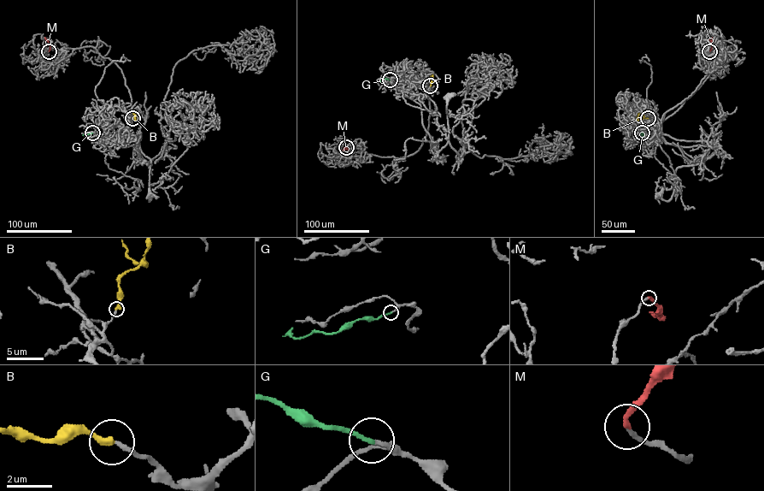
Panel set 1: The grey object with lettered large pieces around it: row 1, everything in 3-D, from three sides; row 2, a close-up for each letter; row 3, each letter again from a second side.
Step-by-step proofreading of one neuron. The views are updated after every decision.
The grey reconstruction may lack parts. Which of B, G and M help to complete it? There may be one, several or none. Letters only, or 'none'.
B, G

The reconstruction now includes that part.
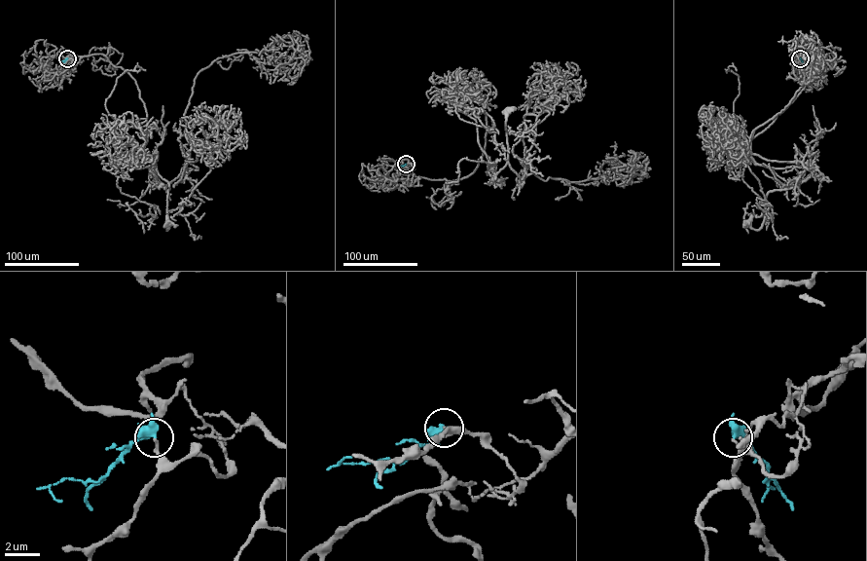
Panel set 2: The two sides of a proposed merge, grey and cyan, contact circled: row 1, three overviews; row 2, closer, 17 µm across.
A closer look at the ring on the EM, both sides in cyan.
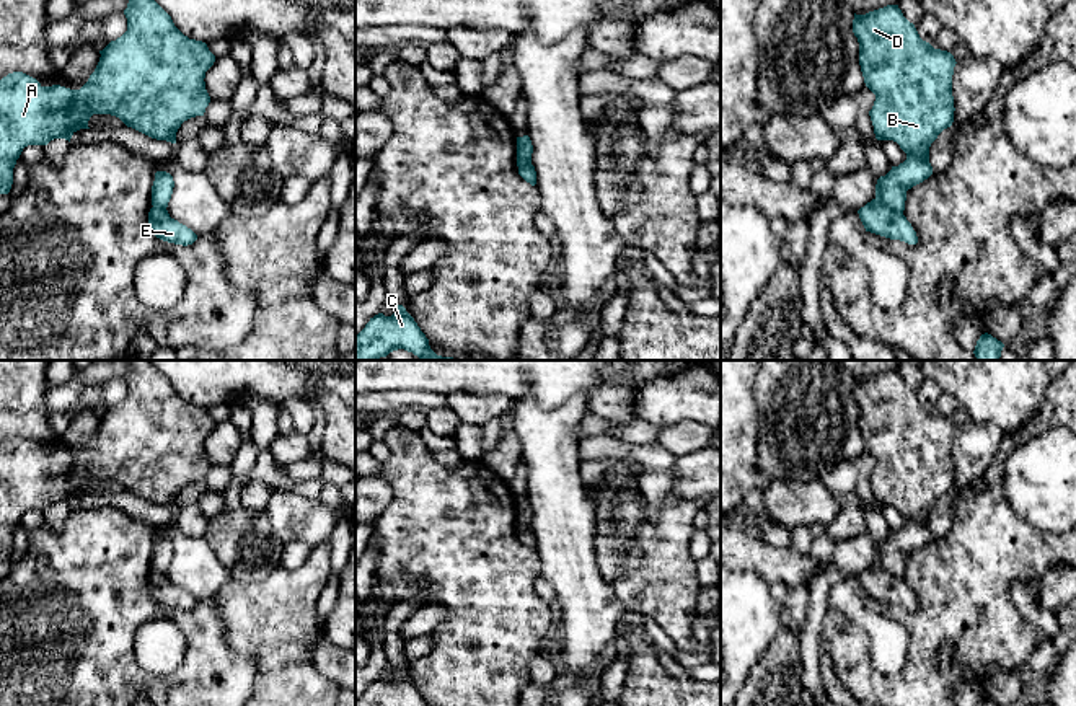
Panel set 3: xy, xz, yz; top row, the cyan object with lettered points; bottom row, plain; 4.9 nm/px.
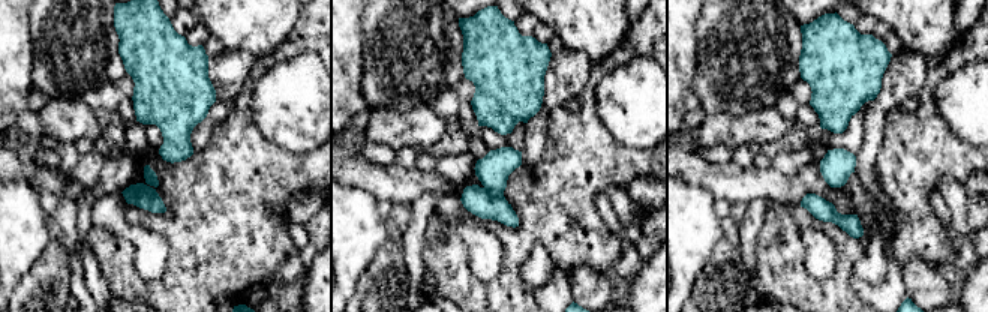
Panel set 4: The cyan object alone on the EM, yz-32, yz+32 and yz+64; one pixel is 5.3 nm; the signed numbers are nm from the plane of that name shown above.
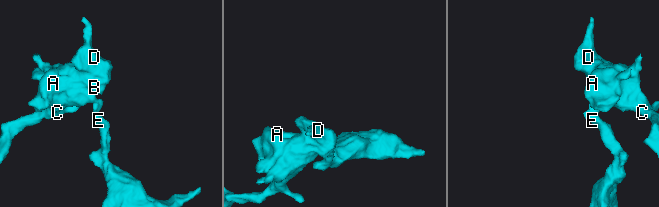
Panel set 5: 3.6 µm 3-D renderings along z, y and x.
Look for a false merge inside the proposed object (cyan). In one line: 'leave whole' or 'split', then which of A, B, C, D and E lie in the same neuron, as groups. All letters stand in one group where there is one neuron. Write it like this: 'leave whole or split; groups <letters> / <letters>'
split; groups A B C D / E

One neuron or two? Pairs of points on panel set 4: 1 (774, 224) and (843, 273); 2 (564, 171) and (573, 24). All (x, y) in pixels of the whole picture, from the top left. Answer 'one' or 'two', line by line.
1: one
2: two

